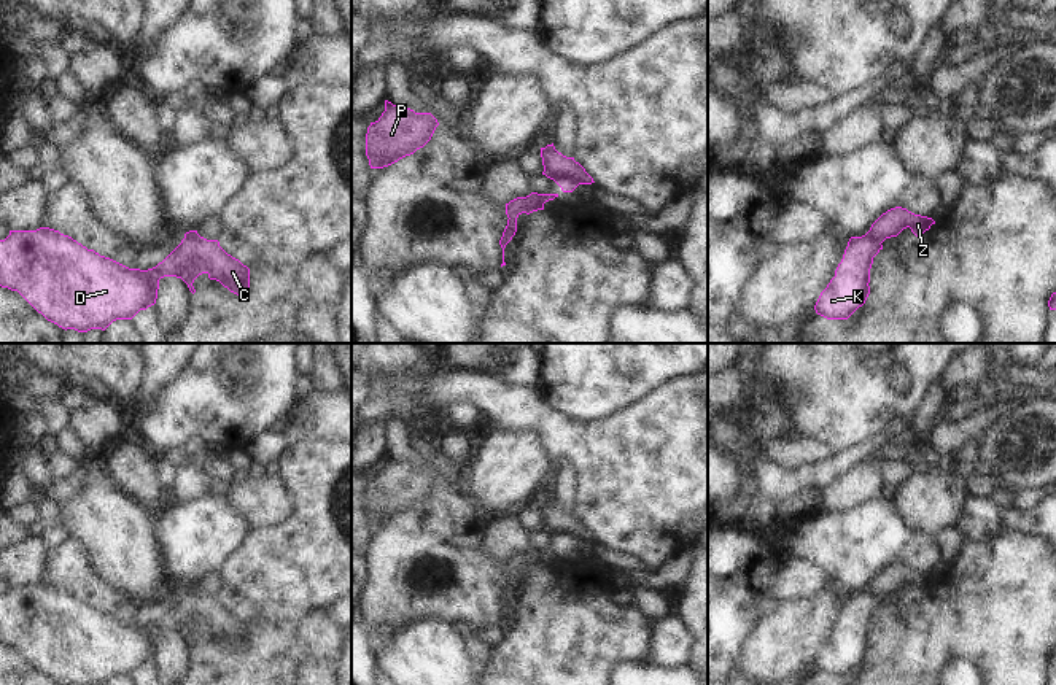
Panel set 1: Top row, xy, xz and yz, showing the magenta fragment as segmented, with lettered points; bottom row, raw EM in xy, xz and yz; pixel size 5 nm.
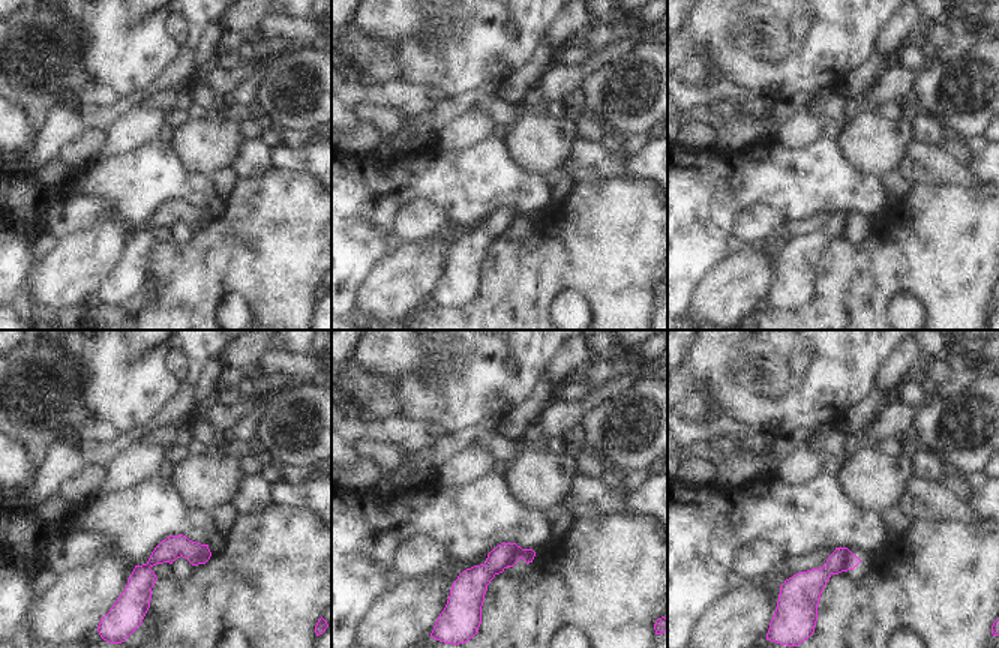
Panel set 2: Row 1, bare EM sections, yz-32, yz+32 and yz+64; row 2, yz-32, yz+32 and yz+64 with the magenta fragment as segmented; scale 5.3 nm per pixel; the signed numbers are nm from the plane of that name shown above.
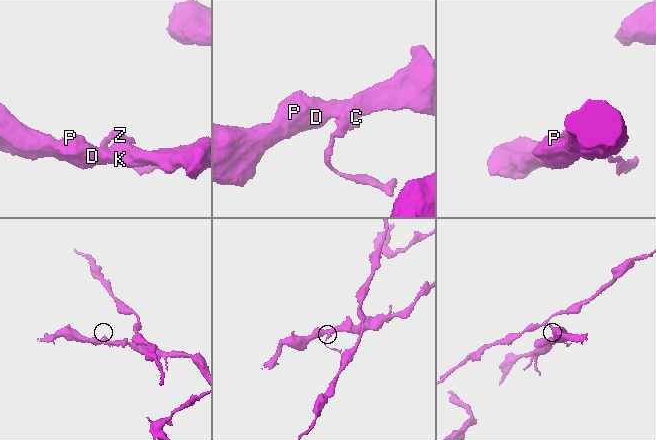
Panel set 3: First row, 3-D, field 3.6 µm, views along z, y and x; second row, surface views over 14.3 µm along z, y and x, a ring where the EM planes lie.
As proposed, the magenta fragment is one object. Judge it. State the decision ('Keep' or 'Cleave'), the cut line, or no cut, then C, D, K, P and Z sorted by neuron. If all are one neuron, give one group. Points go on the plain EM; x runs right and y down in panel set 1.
Cleave. Split along yz (867, 588), (880, 599). Groups: C D K P / Z

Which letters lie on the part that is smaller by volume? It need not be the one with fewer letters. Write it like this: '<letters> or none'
Z

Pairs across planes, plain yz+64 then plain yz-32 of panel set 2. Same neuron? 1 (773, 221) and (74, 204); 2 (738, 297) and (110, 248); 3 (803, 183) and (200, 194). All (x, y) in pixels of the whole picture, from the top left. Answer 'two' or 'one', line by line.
1: one
2: one
3: one

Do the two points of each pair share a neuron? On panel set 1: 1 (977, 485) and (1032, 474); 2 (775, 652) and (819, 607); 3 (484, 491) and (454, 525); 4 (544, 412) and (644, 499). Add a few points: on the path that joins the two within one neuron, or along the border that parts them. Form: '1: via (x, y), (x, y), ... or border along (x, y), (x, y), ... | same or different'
1: border along (975, 474), (991, 477), (997, 483) | different
2: via (786, 641), (808, 619) | same
3: border along (463, 483), (465, 493), (482, 512) | different
4: via (570, 437), (574, 442), (592, 447), (619, 474) | same

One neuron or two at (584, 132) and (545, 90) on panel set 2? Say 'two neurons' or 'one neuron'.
two neurons

